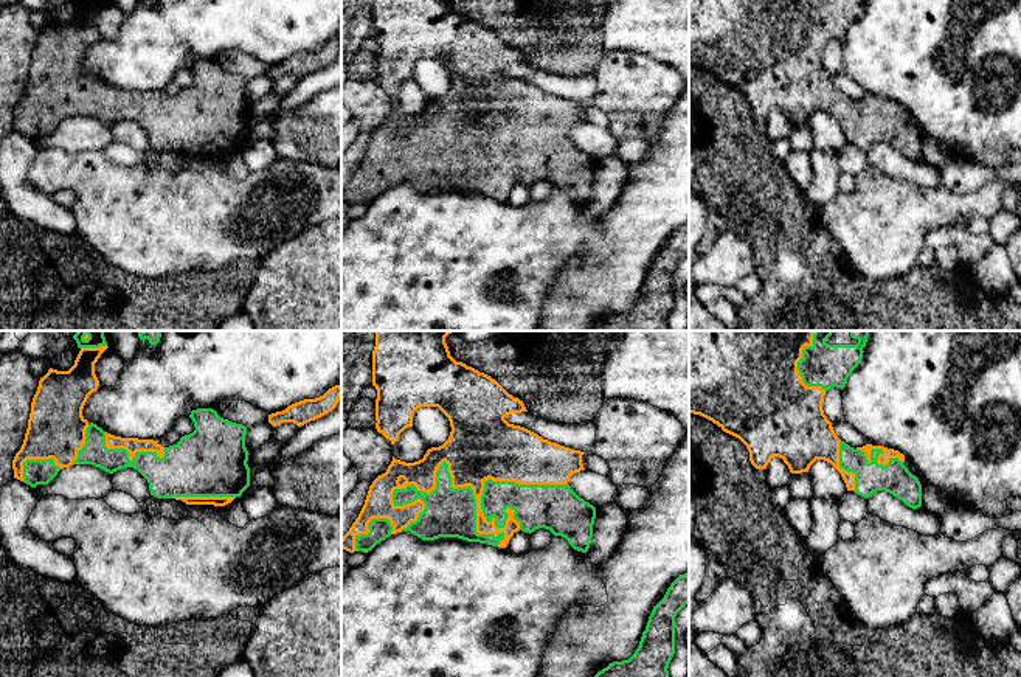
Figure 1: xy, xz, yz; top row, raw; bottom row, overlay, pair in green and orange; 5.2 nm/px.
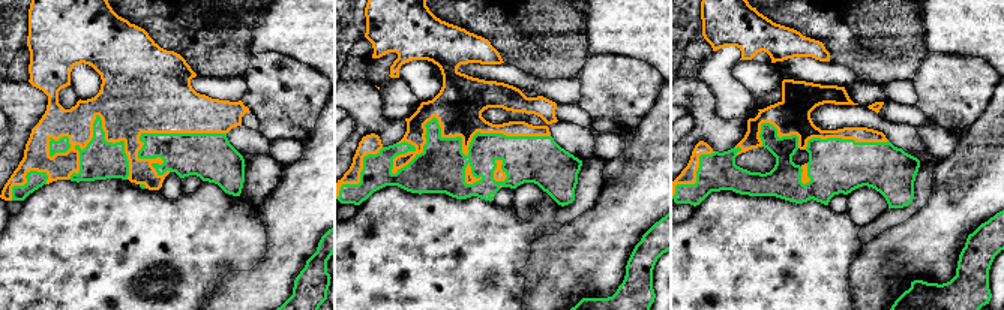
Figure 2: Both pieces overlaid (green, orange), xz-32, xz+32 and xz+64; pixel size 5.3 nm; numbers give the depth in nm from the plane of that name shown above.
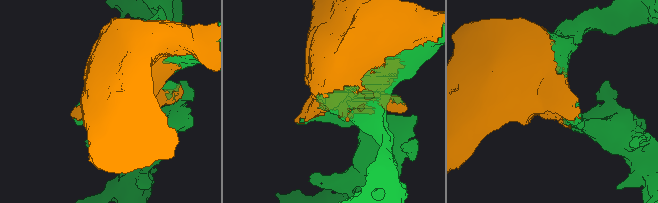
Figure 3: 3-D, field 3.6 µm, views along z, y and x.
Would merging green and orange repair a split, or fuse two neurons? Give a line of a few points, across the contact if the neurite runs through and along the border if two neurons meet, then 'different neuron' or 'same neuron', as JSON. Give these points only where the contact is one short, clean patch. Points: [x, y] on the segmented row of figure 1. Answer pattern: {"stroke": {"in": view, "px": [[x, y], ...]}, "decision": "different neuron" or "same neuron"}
{"decision": "same neuron"}

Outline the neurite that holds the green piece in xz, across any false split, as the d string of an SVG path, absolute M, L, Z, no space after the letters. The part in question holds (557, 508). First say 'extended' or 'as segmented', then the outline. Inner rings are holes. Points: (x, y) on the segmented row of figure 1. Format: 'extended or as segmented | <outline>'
extended | M376 331L372 385L377 390L377 432L394 444L405 429L413 427L413 415L421 407L438 407L448 418L452 432L442 446L428 449L419 461L405 463L393 457L386 472L369 486L358 517L341 537L341 548L371 551L402 531L422 540L458 537L506 548L517 531L531 534L545 528L587 553L596 508L568 484L573 474L585 469L583 452L509 424L507 415L528 411L523 401L490 376L456 362L445 343L452 332Z

